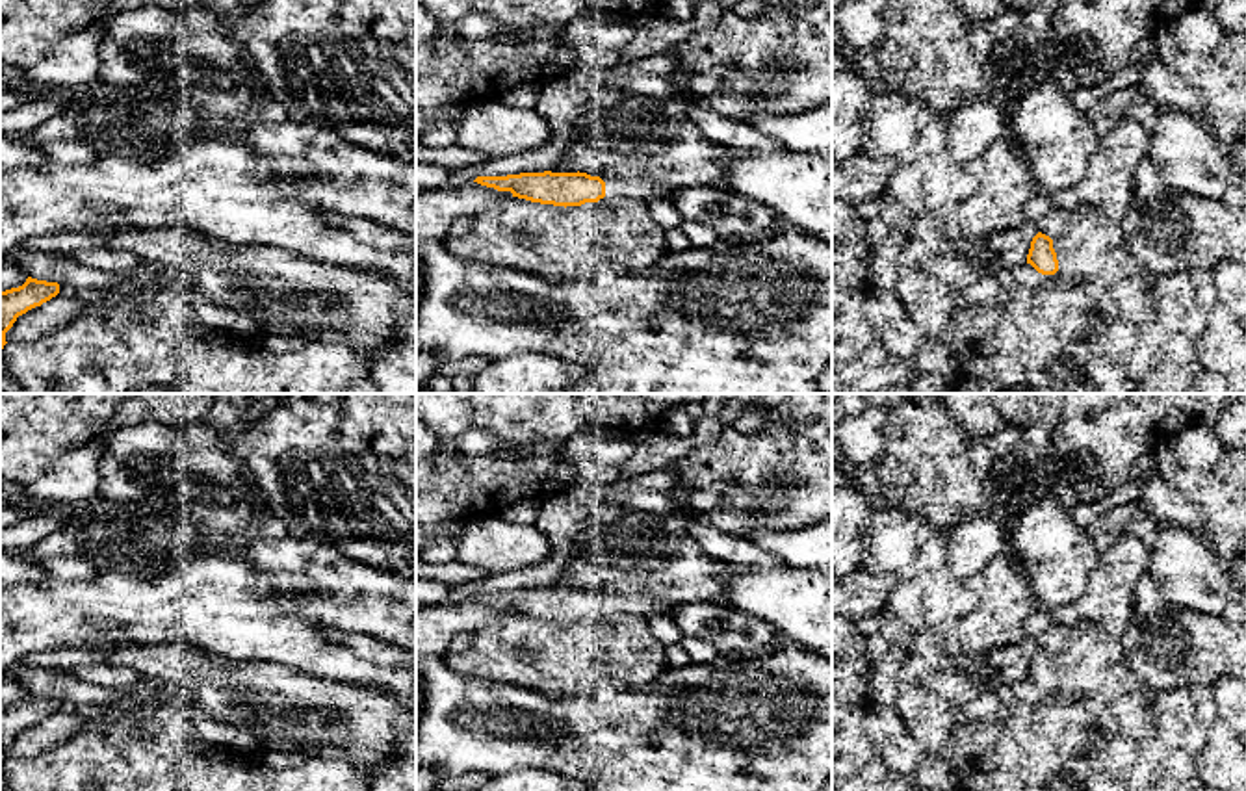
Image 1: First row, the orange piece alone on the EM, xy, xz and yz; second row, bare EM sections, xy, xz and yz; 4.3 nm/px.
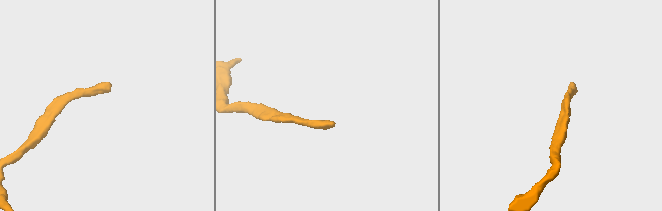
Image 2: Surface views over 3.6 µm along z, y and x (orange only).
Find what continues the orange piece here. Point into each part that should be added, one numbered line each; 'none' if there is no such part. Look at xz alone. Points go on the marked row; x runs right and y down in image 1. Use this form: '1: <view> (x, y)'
1: xz (615, 188)

